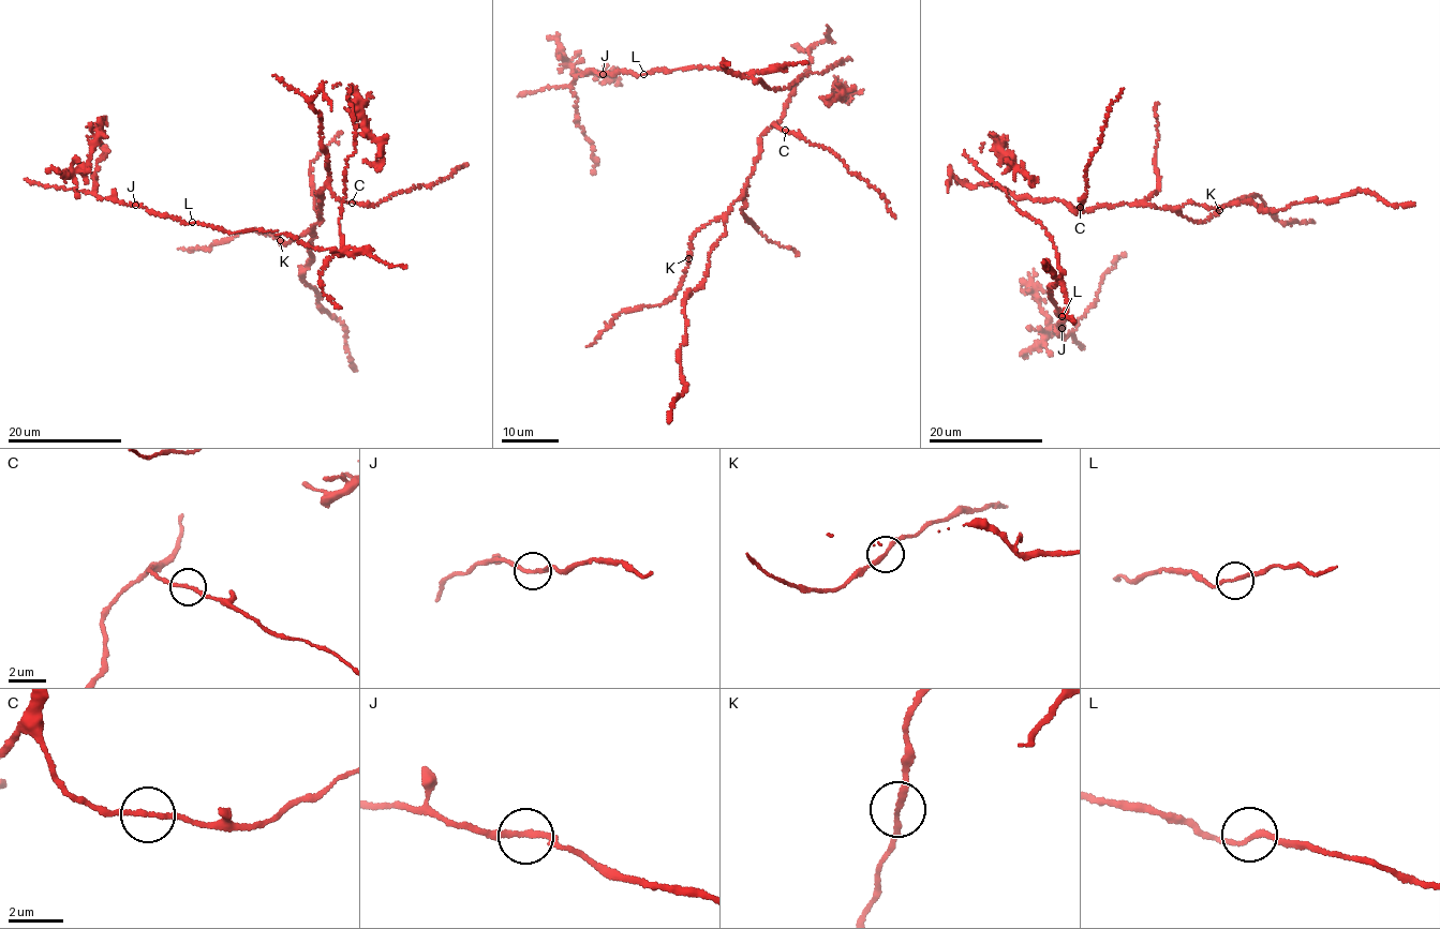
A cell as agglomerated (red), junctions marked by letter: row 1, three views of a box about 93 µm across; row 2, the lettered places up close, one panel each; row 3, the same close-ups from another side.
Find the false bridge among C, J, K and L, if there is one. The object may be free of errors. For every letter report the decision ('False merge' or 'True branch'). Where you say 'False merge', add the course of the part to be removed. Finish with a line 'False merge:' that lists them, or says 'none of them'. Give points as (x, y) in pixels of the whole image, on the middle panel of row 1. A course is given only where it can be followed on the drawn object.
C: True branch
J: True branch
K: True branch
L: True branch
False merge: none of them

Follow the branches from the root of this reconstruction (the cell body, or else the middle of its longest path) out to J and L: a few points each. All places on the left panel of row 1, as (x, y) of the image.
J: (349, 99), (356, 137), (344, 170), (341, 253), (306, 246), (286, 234), (228, 234), (182, 223), (134, 205)
L: (349, 99), (356, 137), (344, 170), (341, 253), (306, 246), (286, 234), (261, 229), (228, 234), (192, 222)

